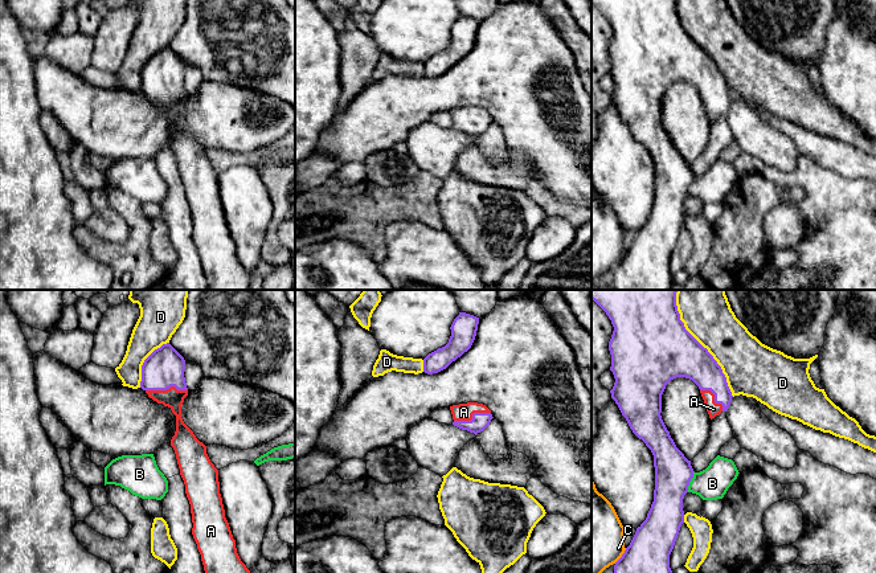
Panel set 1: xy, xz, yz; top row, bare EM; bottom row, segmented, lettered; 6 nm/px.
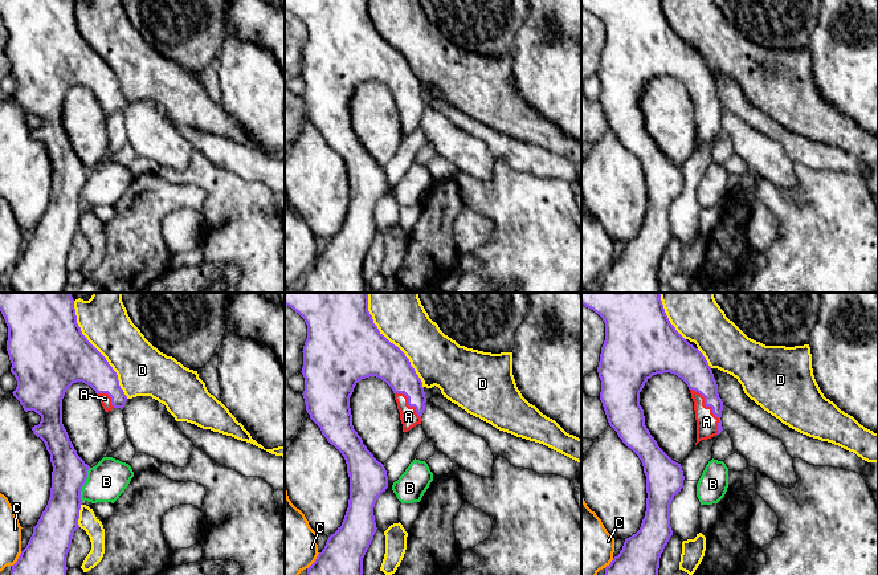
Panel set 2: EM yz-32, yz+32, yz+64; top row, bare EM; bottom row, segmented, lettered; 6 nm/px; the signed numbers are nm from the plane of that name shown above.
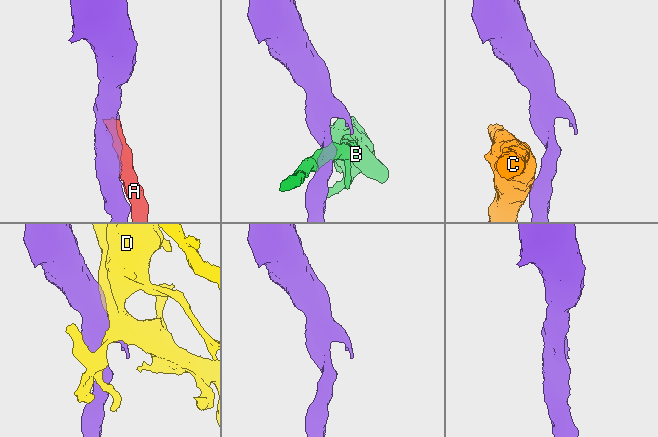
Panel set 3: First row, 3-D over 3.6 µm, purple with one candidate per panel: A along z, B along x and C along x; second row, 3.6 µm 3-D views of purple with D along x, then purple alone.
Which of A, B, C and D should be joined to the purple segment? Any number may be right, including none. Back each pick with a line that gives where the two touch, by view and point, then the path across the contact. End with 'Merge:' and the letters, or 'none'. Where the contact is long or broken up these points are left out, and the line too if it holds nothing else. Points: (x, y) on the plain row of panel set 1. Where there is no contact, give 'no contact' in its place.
A: contact xy (166, 93)
Merge: A

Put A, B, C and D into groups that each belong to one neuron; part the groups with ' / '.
A / B / C / D

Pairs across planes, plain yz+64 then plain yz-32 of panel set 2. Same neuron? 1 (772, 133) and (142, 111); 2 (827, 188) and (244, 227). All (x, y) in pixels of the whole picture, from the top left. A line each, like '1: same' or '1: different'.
1: different
2: same

